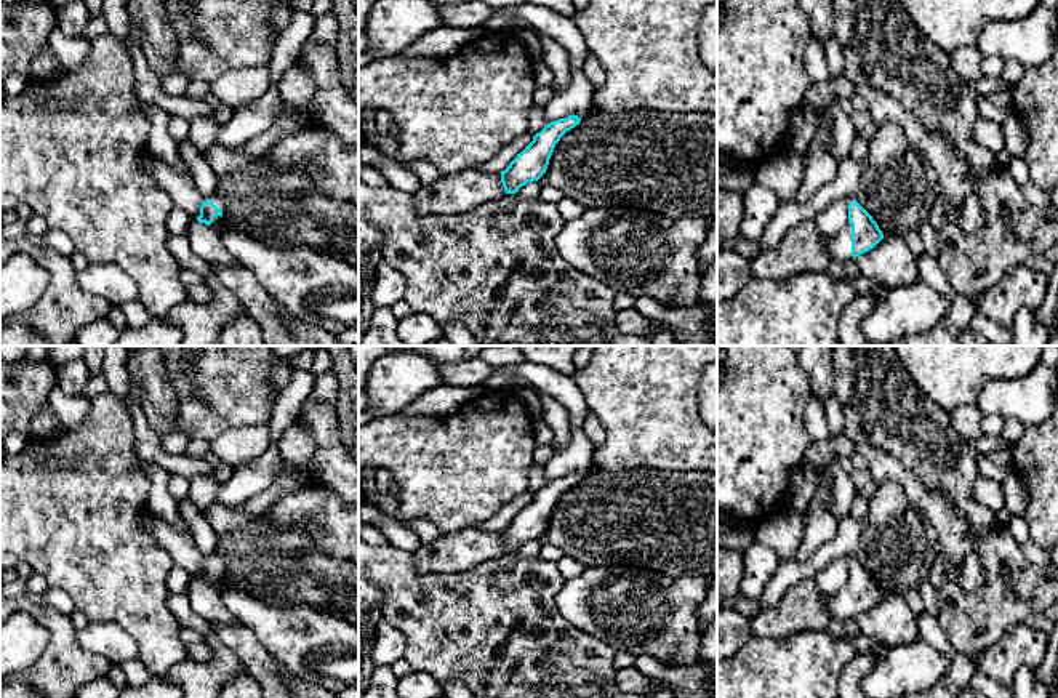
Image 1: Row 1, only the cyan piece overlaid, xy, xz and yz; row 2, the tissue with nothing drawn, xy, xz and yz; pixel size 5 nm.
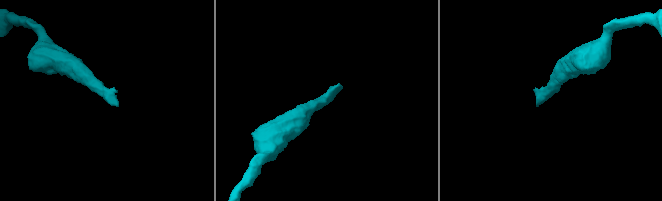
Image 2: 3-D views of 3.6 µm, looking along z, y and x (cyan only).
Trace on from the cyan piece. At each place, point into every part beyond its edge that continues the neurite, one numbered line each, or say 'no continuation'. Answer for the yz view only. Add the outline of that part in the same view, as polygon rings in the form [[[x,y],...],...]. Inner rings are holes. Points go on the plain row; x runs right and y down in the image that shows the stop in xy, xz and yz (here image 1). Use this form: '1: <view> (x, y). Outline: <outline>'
1: yz (839, 609). Outline: [[[847,581],[845,586],[836,596],[829,597],[828,613],[831,620],[839,621],[839,623],[848,618],[853,618],[850,581]]]

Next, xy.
1: xy (204, 597). Outline: [[[192,575],[192,581],[189,584],[187,597],[194,612],[203,618],[210,626],[213,624],[235,624],[238,623],[235,616],[222,605],[218,589],[214,583],[221,578],[221,575],[213,576],[213,581],[208,584],[205,581],[198,581],[195,575]]]

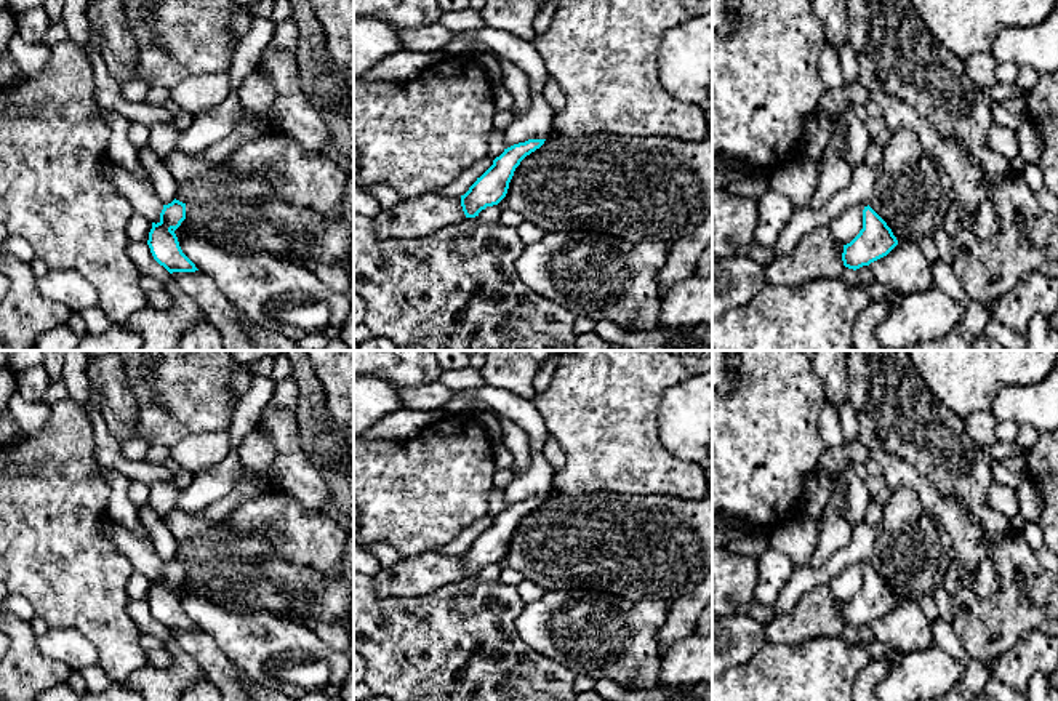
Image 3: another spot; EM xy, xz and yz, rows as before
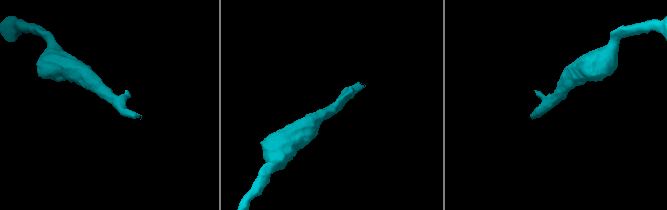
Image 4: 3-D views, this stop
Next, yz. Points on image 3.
no continuation

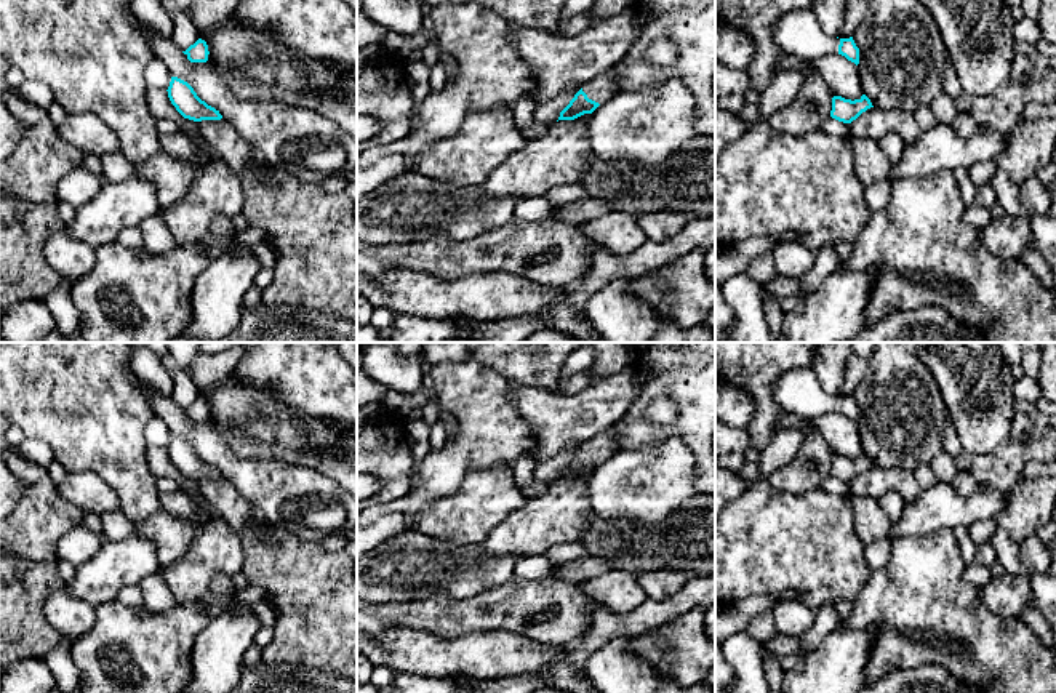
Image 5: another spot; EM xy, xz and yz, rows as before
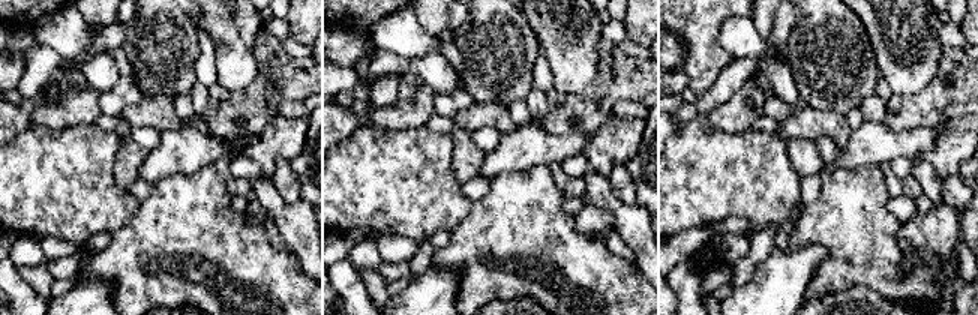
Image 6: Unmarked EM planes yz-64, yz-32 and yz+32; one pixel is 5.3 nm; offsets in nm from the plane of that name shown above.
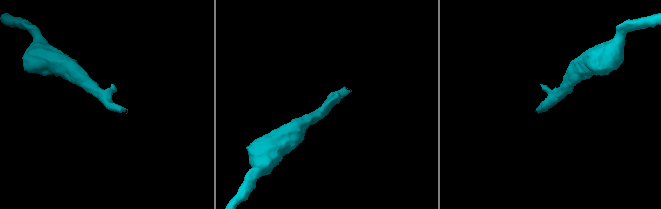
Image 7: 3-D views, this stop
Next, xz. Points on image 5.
1: xz (604, 445). Outline: [[[613,424],[592,440],[582,443],[582,450],[587,453],[589,458],[602,464],[619,450],[618,435],[619,432]]]

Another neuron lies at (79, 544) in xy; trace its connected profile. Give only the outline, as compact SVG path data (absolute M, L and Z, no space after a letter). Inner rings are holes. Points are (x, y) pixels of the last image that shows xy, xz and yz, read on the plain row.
M78 525L59 538L56 546L58 562L69 562L78 568L98 552L104 539L102 533Z

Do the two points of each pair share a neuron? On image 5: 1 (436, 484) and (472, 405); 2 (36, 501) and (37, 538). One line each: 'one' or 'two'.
1: one
2: one

